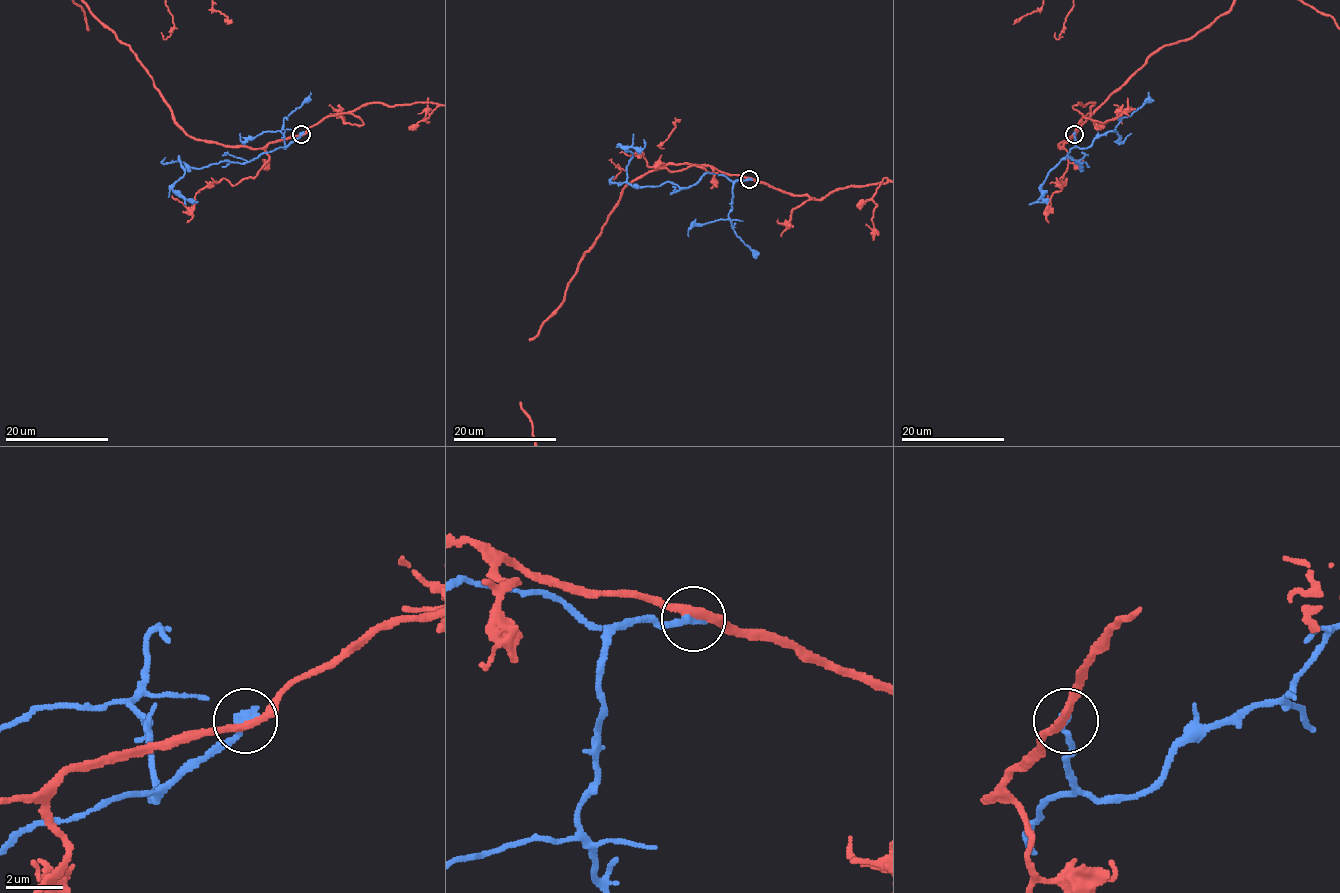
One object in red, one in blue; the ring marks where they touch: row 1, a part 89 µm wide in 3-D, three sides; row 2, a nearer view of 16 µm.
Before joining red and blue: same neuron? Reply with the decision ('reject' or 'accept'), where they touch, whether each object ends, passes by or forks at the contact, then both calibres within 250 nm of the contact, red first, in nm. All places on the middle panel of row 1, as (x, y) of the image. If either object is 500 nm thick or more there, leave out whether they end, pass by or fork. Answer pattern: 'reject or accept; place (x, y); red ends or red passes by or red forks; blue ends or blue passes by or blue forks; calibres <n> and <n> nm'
reject; place (749, 179); red passes by; blue ends; calibres 280 and 320 nm

